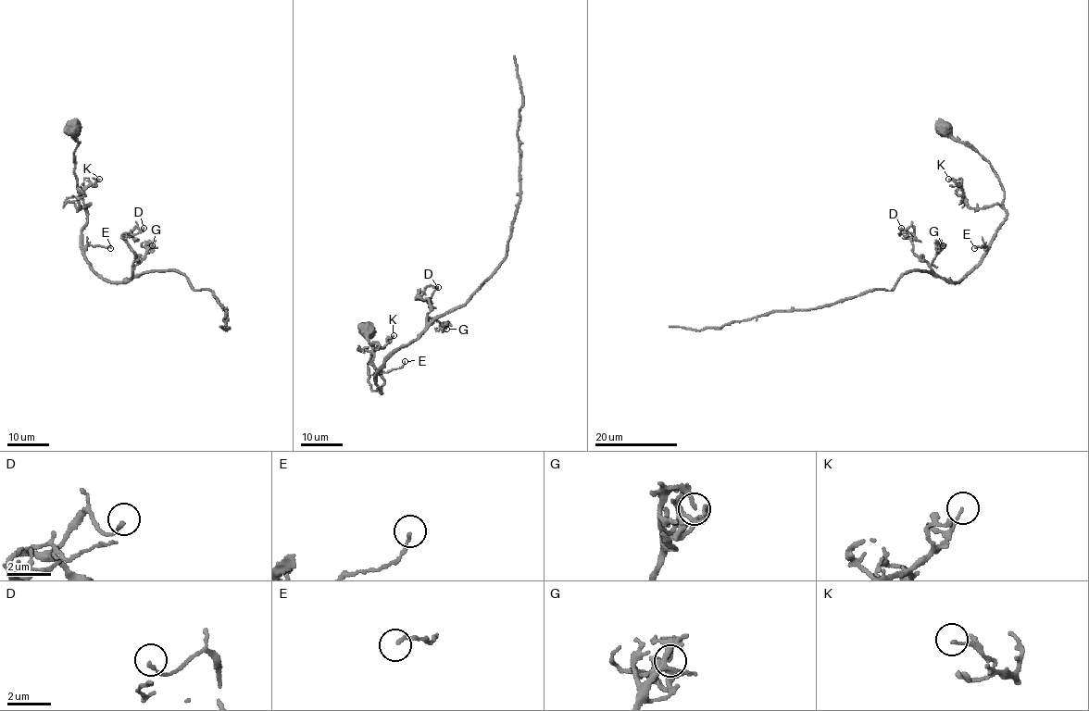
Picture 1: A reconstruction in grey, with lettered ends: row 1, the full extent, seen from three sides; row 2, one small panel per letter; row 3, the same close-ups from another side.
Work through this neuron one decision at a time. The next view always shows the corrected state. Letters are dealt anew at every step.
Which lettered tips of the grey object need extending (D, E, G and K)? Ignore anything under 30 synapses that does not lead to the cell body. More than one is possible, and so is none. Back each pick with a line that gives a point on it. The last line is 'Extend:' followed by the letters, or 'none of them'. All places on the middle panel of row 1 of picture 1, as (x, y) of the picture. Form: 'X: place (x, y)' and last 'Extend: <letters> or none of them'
Extend: none of them

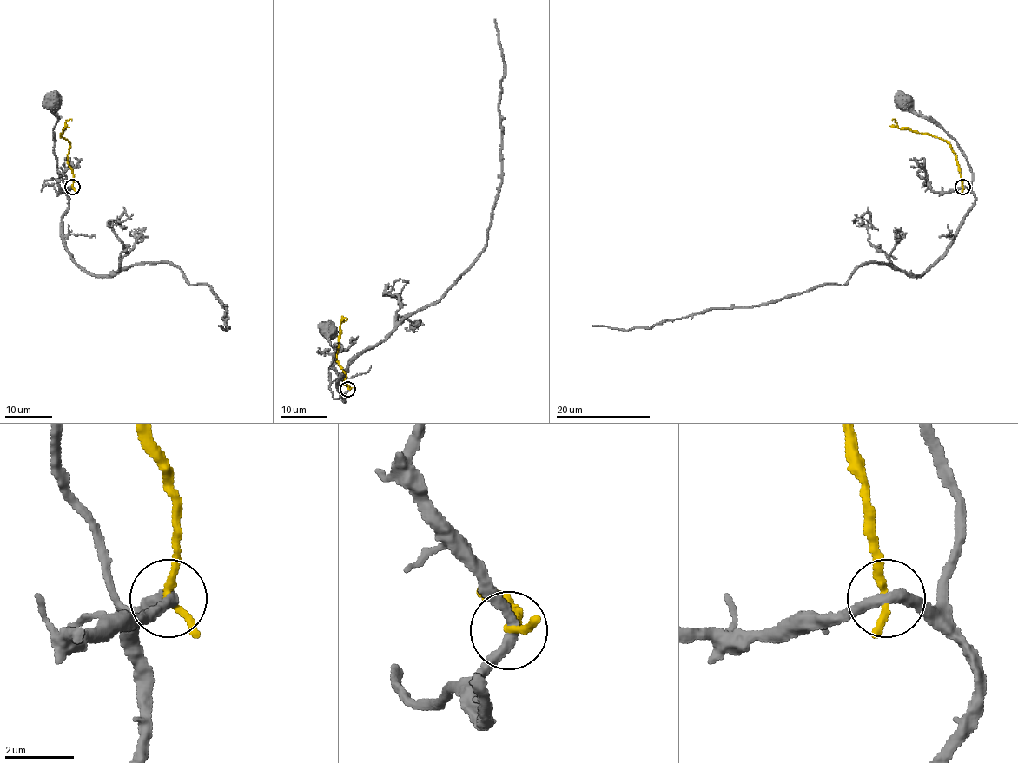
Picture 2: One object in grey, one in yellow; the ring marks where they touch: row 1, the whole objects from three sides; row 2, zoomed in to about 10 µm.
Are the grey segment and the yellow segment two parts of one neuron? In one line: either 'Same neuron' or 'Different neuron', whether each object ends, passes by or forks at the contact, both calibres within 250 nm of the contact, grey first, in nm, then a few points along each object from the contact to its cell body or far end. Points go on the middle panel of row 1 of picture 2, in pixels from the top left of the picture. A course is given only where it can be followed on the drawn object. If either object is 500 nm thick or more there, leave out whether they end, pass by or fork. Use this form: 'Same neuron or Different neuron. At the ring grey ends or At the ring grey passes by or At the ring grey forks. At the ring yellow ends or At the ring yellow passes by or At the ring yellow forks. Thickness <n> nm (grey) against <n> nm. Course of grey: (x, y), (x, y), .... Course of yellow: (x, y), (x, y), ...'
Different neuron. At the ring grey passes by. At the ring yellow passes by. Thickness 320 nm (grey) against 190 nm. Course of grey: (347, 389), (339, 397), (334, 397), (330, 390), (328, 369), (334, 352), (327, 331), (330, 330). Course of yellow: (347, 389), (348, 386), (342, 382), (345, 374), (337, 359), (340, 323), (347, 319)

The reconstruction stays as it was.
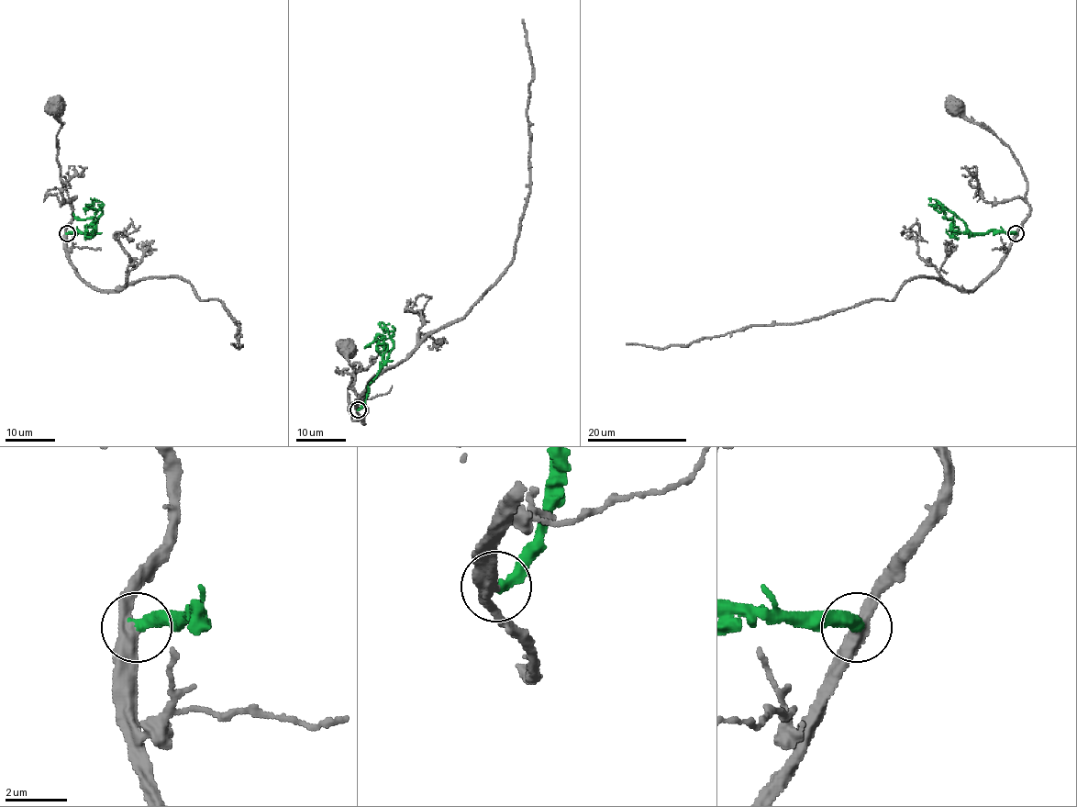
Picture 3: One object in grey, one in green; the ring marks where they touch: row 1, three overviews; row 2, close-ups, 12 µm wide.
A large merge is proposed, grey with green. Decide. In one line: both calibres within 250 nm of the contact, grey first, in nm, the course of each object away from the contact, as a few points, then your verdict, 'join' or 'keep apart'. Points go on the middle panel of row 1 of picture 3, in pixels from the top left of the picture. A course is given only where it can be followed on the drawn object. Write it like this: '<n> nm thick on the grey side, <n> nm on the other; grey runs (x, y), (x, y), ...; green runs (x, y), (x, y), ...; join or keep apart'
400 nm thick on the grey side, 380 nm on the other; grey runs (358, 409), (363, 423), (360, 419), (353, 420), (349, 411), (347, 389), (353, 372), (346, 349), (349, 348); green runs (358, 409), (365, 397), (368, 384), (386, 363), (393, 341), (389, 338), (375, 340), (364, 348); join

